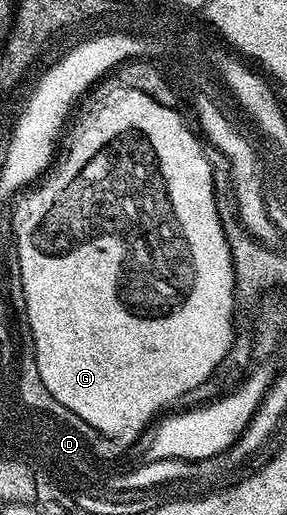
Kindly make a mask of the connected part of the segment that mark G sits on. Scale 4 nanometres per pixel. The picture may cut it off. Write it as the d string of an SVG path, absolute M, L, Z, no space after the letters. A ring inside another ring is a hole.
M120 87L97 97L79 117L74 117L75 129L66 133L67 149L64 152L62 149L54 157L53 163L35 186L39 188L32 187L32 192L28 191L20 198L20 204L16 206L19 231L16 244L21 282L24 284L29 339L34 345L35 364L40 371L38 383L43 384L45 390L69 410L77 410L79 416L87 415L94 424L101 425L103 432L117 434L125 440L131 434L140 434L138 424L147 428L162 408L169 407L186 392L201 387L214 372L216 374L227 353L232 350L237 335L237 281L235 264L231 261L231 247L225 238L215 203L213 167L203 153L204 145L200 137L195 132L185 135L183 120L174 107L162 105L139 89Z

